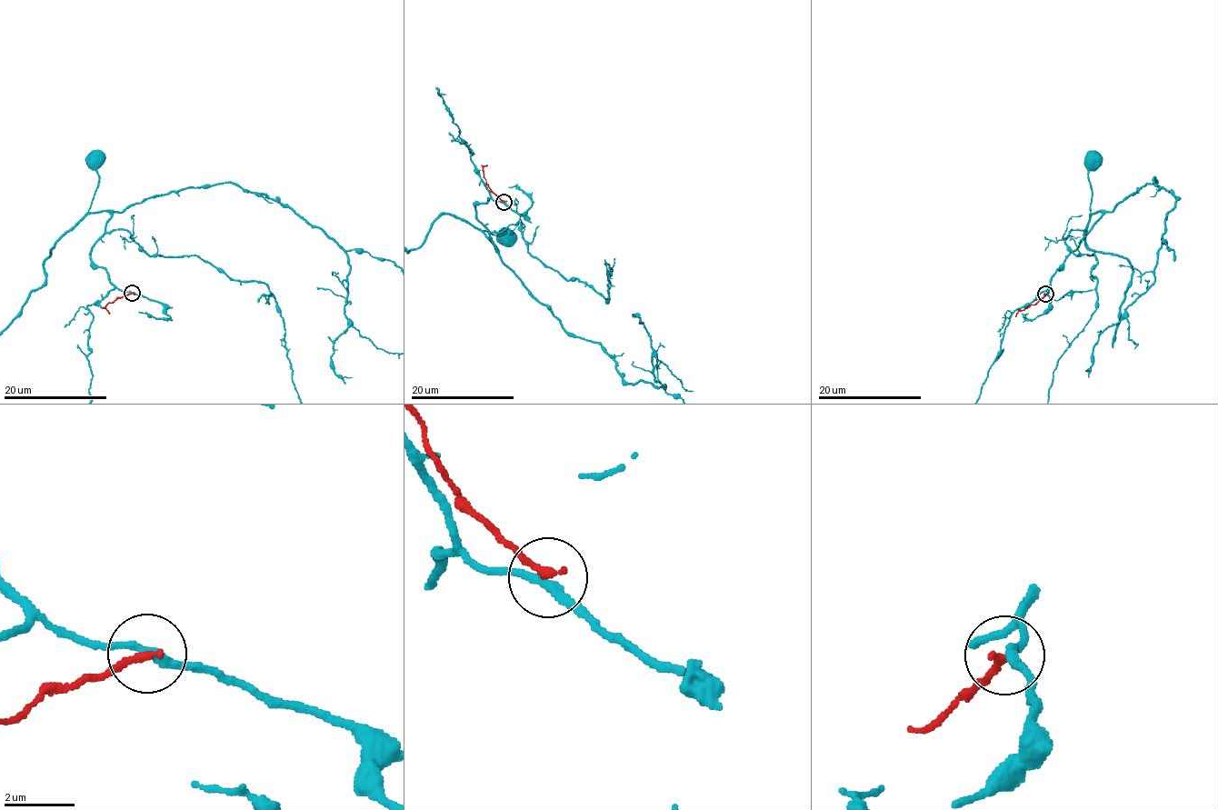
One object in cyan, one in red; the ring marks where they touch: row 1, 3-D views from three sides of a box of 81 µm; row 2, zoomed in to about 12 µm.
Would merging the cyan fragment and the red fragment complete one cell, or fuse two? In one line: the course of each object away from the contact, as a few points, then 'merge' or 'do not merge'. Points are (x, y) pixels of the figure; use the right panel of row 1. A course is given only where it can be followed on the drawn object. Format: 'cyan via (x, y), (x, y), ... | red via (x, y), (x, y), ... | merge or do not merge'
cyan via (1046, 294), (1052, 275), (1102, 214), (1100, 211), (1090, 211), (1092, 194), (1088, 171), (1093, 164) | red via (1046, 294), (1029, 306), (1018, 310), (1015, 316) | do not merge

